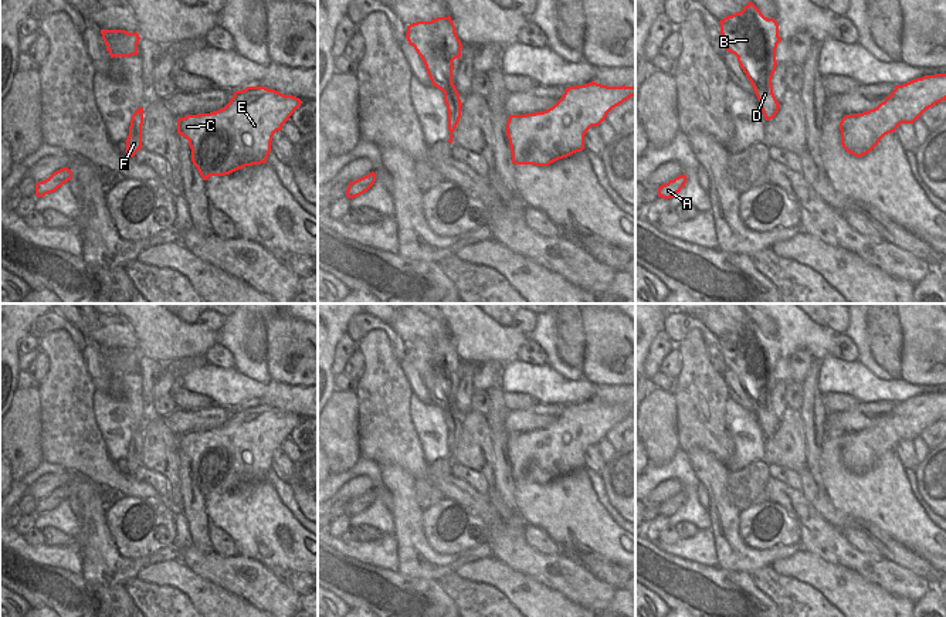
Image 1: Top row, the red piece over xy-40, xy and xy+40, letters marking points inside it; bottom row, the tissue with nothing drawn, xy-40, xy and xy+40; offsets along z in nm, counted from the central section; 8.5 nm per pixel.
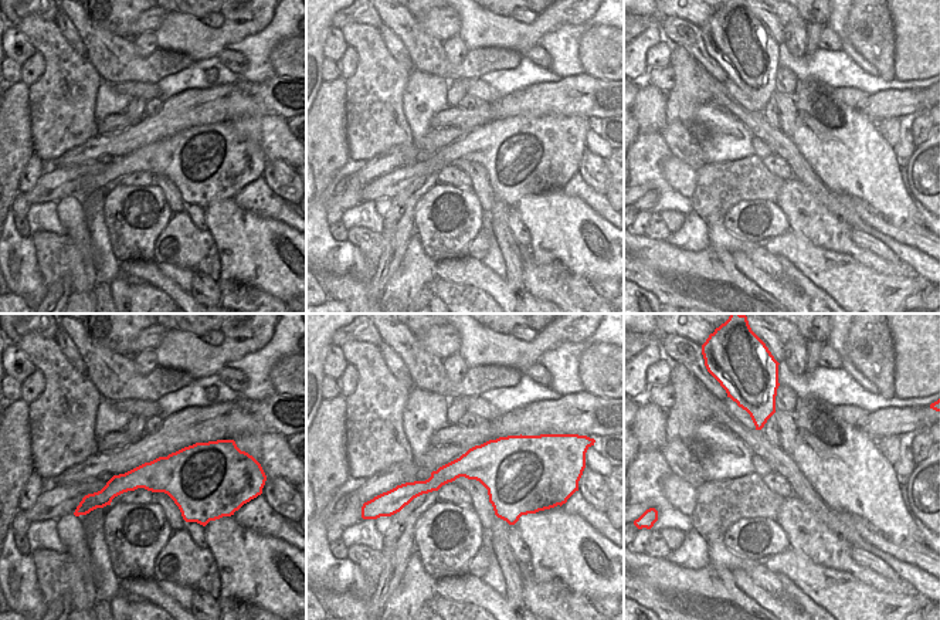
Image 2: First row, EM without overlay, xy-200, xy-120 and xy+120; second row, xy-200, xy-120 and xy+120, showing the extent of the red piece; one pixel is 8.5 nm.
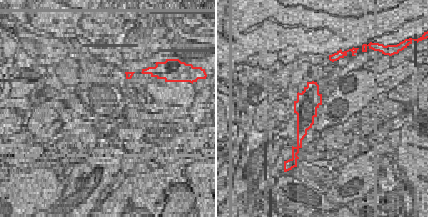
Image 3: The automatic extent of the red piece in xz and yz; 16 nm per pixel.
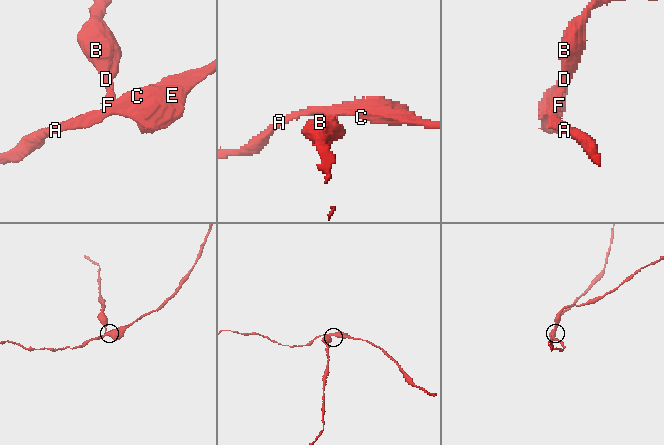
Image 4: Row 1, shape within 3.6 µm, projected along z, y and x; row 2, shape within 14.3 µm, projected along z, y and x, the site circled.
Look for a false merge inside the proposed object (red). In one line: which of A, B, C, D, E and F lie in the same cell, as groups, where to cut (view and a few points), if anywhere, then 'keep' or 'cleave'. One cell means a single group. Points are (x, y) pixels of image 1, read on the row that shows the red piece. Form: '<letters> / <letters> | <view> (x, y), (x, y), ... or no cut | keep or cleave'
A C E F / B D | xy-40 (131, 122), (141, 135) | cleave

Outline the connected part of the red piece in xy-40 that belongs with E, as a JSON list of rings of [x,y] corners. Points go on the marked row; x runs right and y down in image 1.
[[[247,87],[216,112],[179,118],[177,133],[189,140],[191,162],[207,180],[267,163],[274,133],[301,104],[275,89]]]

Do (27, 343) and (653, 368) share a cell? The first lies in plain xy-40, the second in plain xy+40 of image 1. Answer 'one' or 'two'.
one

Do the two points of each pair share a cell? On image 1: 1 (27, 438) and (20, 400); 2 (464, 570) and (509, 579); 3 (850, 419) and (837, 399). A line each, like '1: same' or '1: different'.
1: same
2: same
3: different

